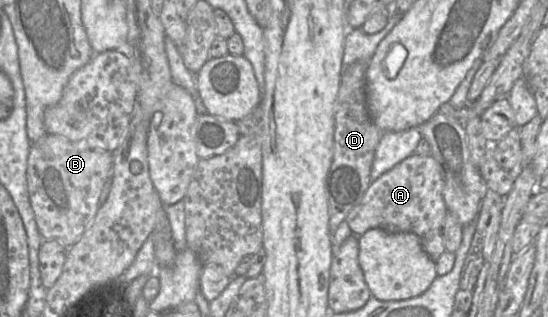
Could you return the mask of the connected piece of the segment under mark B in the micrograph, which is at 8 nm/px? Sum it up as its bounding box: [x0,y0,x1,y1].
[27,134,113,247]

